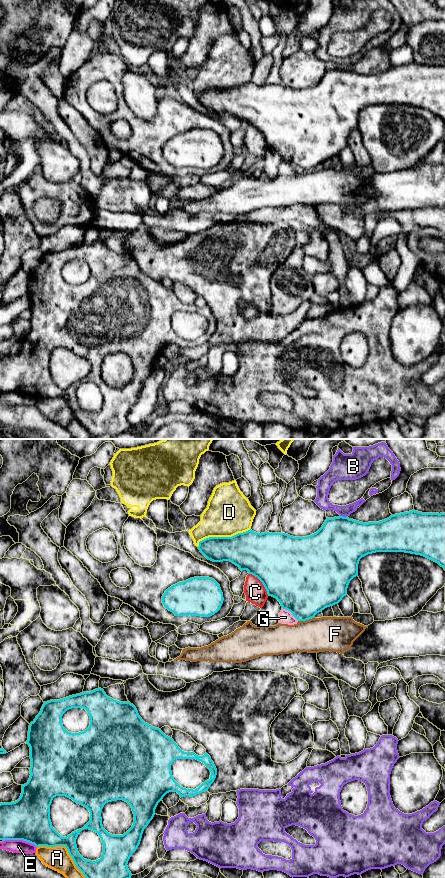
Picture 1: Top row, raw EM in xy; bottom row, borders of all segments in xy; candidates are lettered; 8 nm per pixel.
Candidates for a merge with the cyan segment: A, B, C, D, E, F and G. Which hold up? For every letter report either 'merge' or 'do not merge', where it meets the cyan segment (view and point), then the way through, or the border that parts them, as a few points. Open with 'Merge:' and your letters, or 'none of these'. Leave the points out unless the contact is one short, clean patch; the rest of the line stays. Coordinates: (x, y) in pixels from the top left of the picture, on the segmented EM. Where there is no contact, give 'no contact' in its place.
Merge: none of these
A: do not merge; contact xy (66, 847)
B: do not merge; contact xy (342, 516); border xy (340, 515), (346, 517)
C: do not merge; contact xy (262, 583)
D: do not merge; contact xy (222, 537)
E: do not merge; contact xy (20, 839)
F: do not merge; contact xy (306, 619)
G: do not merge; contact xy (290, 611); border xy (282, 607), (287, 609), (298, 620)

